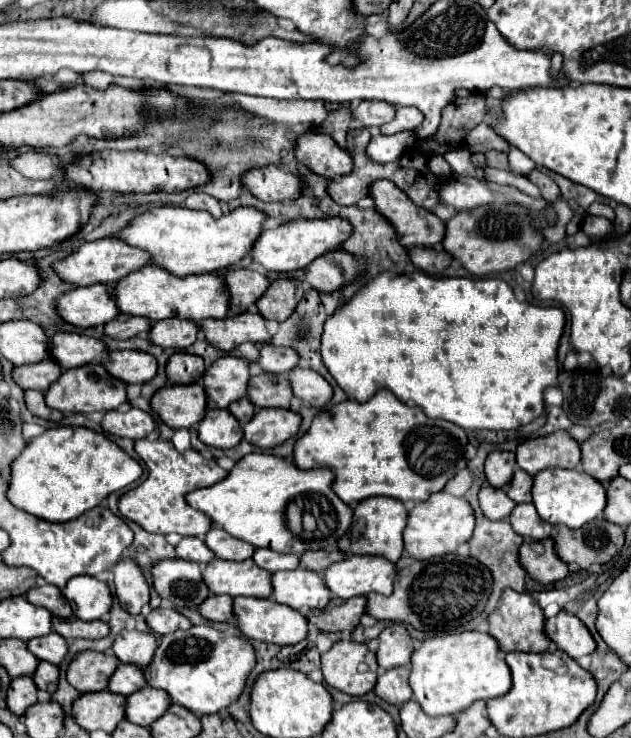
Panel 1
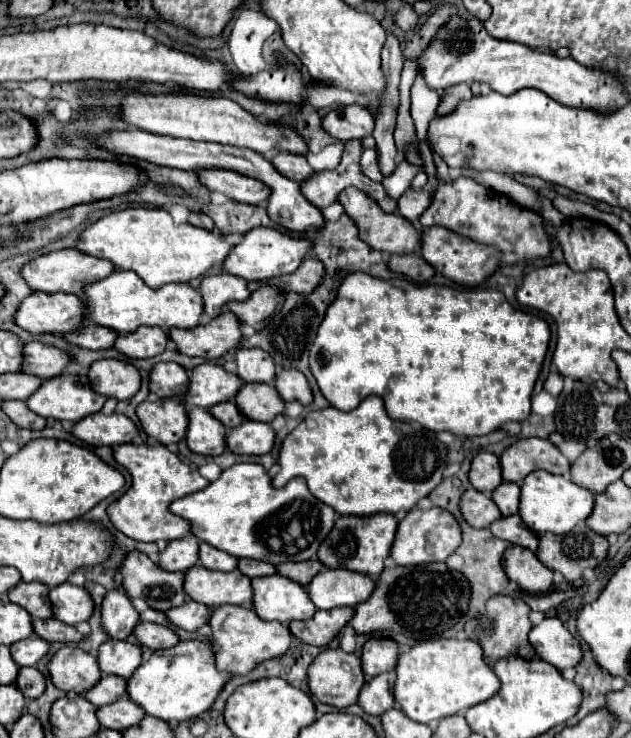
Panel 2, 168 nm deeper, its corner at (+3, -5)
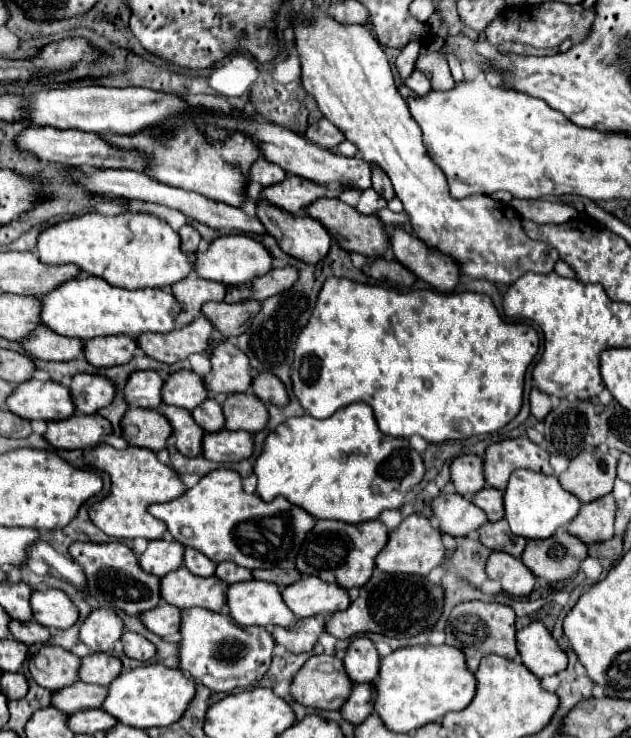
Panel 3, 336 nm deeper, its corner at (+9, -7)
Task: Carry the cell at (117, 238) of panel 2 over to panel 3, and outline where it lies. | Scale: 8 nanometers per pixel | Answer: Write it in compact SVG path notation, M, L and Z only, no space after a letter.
M92 211L62 221L40 233L36 253L44 263L76 263L84 273L102 277L124 289L174 285L194 269L196 261L196 253L188 253L180 247L180 235L164 219L134 211L124 211L120 215Z

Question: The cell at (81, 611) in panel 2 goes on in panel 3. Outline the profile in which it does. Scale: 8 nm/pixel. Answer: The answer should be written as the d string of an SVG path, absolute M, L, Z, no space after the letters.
M50 589L46 593L32 593L34 619L50 629L68 629L78 621L78 607L60 589Z

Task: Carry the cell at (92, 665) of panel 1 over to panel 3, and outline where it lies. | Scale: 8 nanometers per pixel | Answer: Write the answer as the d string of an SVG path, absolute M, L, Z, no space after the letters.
M46 645L42 647L32 659L30 659L30 675L32 679L40 685L46 687L48 691L60 691L62 687L68 687L78 681L78 671L80 671L80 657L74 653L56 647L56 645Z

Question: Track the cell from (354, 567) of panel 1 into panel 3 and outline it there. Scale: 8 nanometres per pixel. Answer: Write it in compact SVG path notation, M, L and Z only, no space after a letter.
M302 577L300 581L284 587L284 601L296 617L332 615L350 605L350 595L336 583L320 581L320 577Z

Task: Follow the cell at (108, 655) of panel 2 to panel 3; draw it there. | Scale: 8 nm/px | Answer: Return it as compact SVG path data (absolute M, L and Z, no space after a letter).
M92 653L82 659L80 665L80 681L110 685L122 671L122 661L108 653Z

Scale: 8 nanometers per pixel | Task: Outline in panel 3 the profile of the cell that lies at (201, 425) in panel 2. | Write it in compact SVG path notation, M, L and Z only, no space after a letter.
M162 407L162 413L174 429L176 449L186 457L200 457L200 437L204 437L204 429L192 421L190 411L180 407Z

